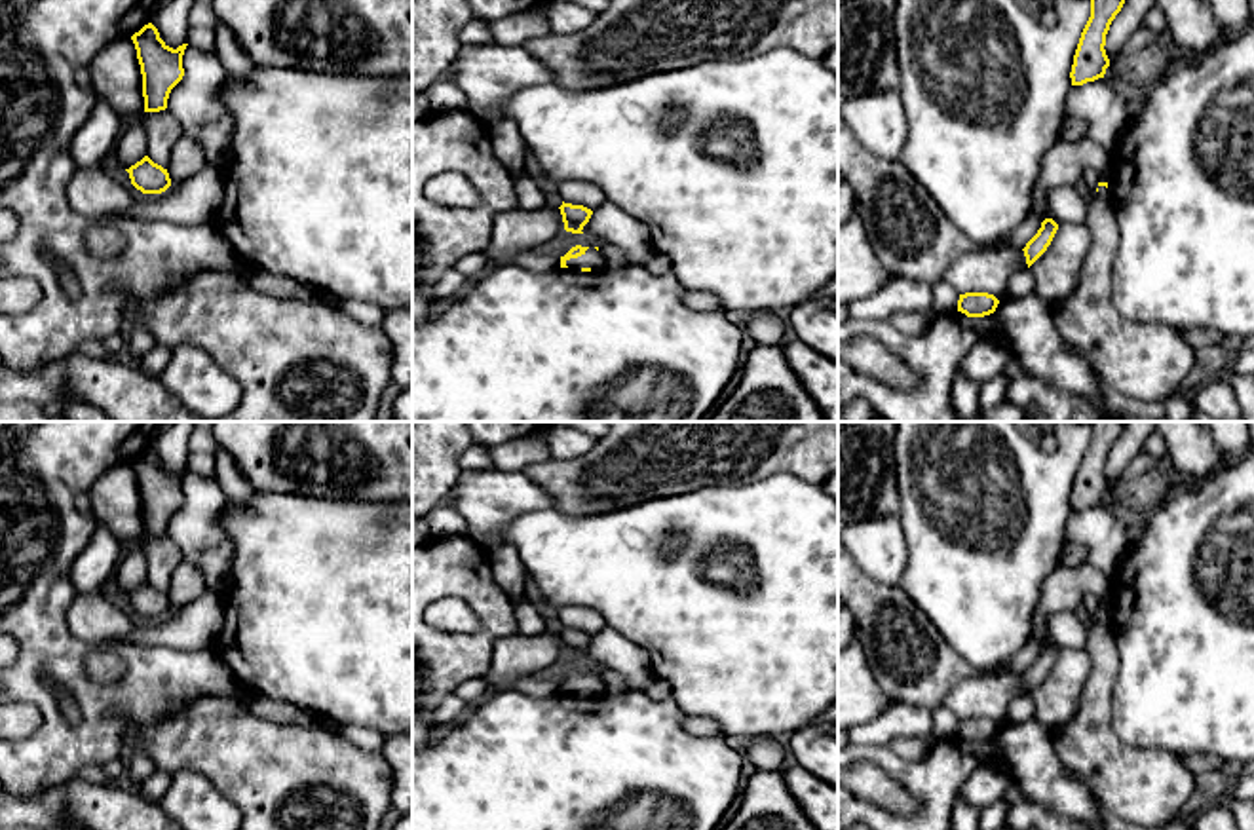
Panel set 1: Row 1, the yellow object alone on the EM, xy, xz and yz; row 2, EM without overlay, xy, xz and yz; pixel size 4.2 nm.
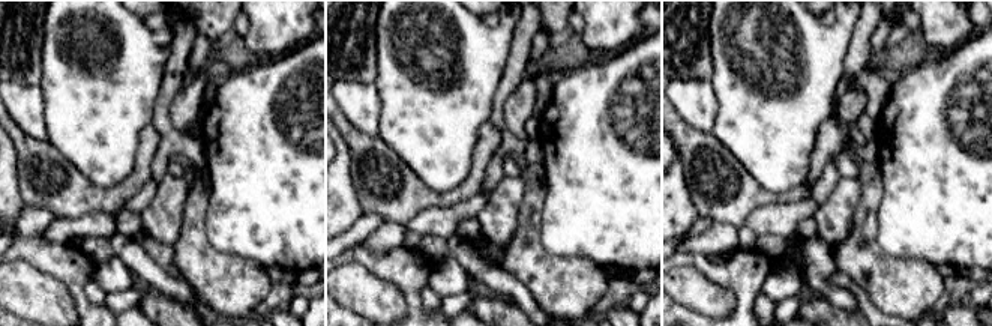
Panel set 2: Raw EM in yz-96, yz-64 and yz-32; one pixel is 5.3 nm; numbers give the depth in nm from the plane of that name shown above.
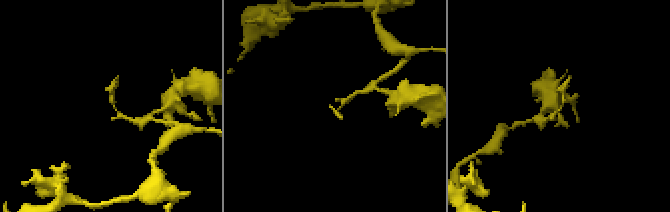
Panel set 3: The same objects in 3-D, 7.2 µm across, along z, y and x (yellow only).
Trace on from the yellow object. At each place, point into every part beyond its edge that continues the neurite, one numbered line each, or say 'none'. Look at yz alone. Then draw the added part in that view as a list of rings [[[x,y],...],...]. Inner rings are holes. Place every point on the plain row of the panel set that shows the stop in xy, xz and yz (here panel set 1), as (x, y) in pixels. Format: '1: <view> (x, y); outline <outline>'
1: yz (1148, 787); outline [[[1098,612],[1089,625],[1091,674],[1070,724],[1051,729],[1058,760],[1096,794],[1117,819],[1163,828],[1178,817],[1195,790],[1195,775],[1182,756],[1161,748],[1132,748],[1112,727],[1112,691],[1117,678],[1117,646],[1112,615]]]

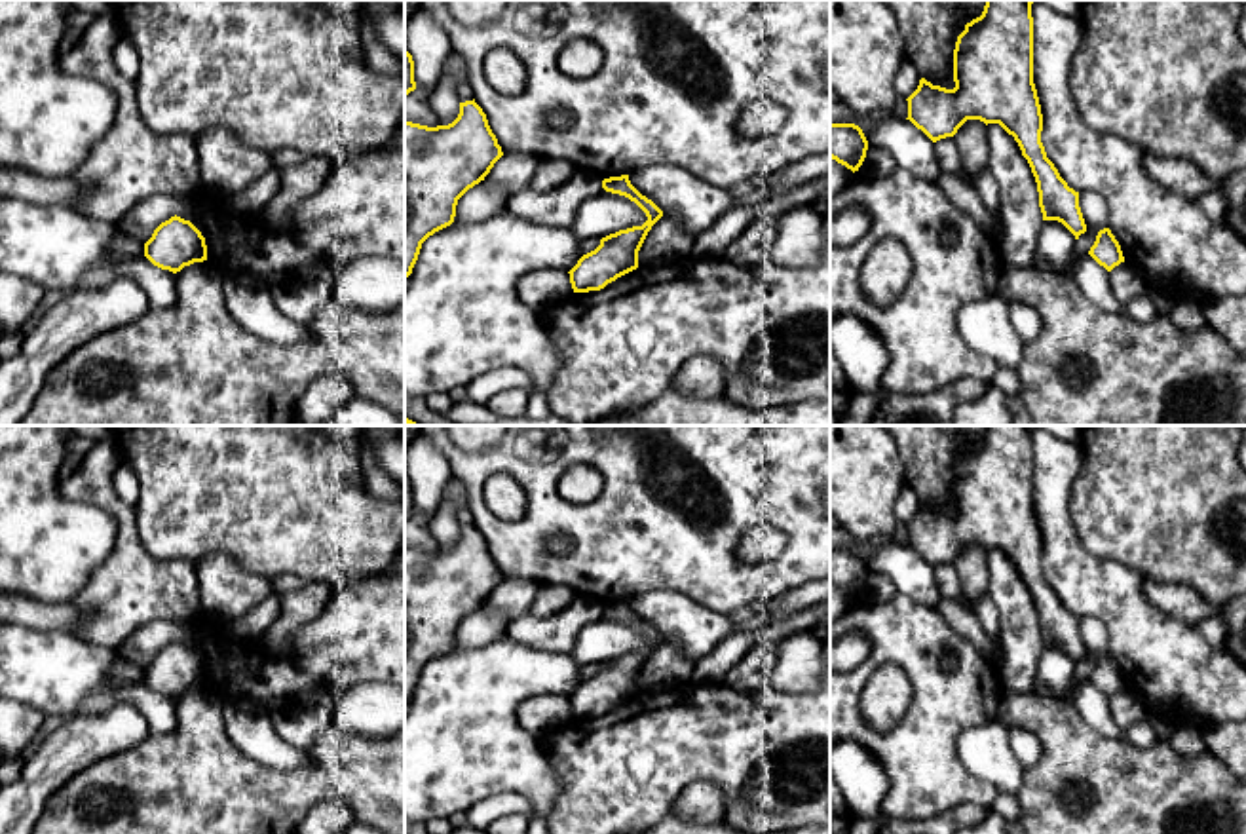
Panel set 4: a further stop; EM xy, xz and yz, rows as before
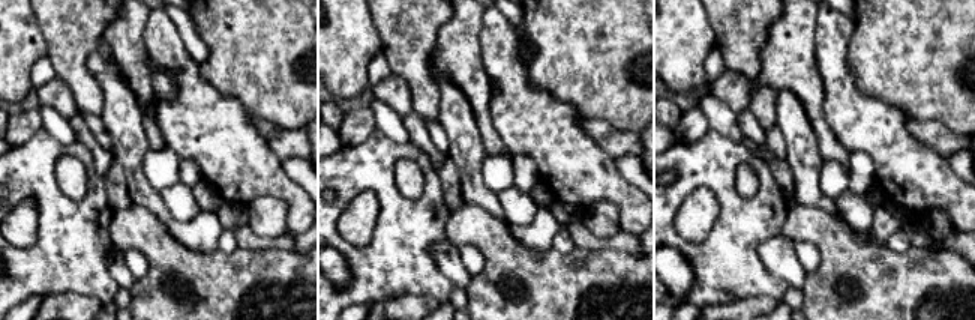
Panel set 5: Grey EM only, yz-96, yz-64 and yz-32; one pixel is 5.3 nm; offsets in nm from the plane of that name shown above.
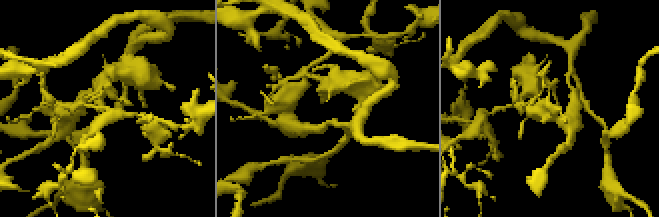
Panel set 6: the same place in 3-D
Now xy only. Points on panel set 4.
none

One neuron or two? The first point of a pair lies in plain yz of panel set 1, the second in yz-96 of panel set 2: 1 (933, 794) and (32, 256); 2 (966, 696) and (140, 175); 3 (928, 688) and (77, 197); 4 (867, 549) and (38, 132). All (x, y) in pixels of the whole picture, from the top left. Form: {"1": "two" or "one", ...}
{"1": "one", "2": "two", "3": "one", "4": "one"}

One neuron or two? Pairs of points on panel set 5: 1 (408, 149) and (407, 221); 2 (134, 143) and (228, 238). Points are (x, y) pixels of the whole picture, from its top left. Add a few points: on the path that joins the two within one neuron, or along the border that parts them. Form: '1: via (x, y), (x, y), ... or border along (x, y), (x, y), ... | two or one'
1: via (389, 163), (387, 194), (392, 202) | one
2: border along (224, 230), (216, 248) | two

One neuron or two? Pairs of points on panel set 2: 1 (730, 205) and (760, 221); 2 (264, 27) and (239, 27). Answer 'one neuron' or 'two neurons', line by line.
1: two neurons
2: two neurons

